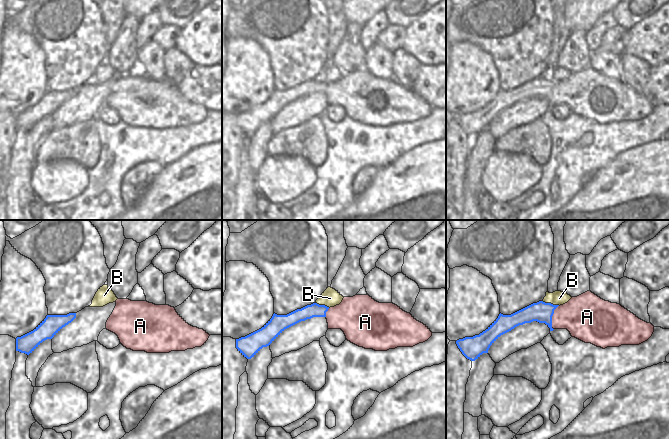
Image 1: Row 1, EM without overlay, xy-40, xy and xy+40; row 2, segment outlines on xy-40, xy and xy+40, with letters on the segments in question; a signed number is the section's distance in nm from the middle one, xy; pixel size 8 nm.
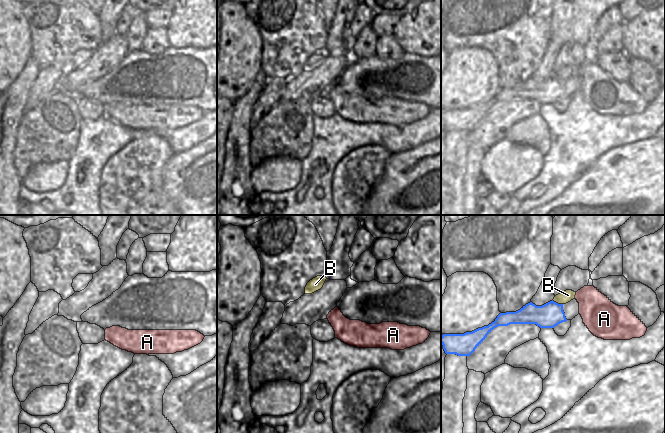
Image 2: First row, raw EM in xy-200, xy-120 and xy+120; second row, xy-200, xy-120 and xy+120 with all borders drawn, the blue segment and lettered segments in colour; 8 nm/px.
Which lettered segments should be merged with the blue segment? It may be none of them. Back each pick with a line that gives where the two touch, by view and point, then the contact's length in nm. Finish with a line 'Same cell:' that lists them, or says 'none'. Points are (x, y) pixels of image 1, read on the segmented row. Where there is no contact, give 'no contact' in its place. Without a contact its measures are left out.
A: xy+40 (551, 317) | 200 nm
Same cell: A

